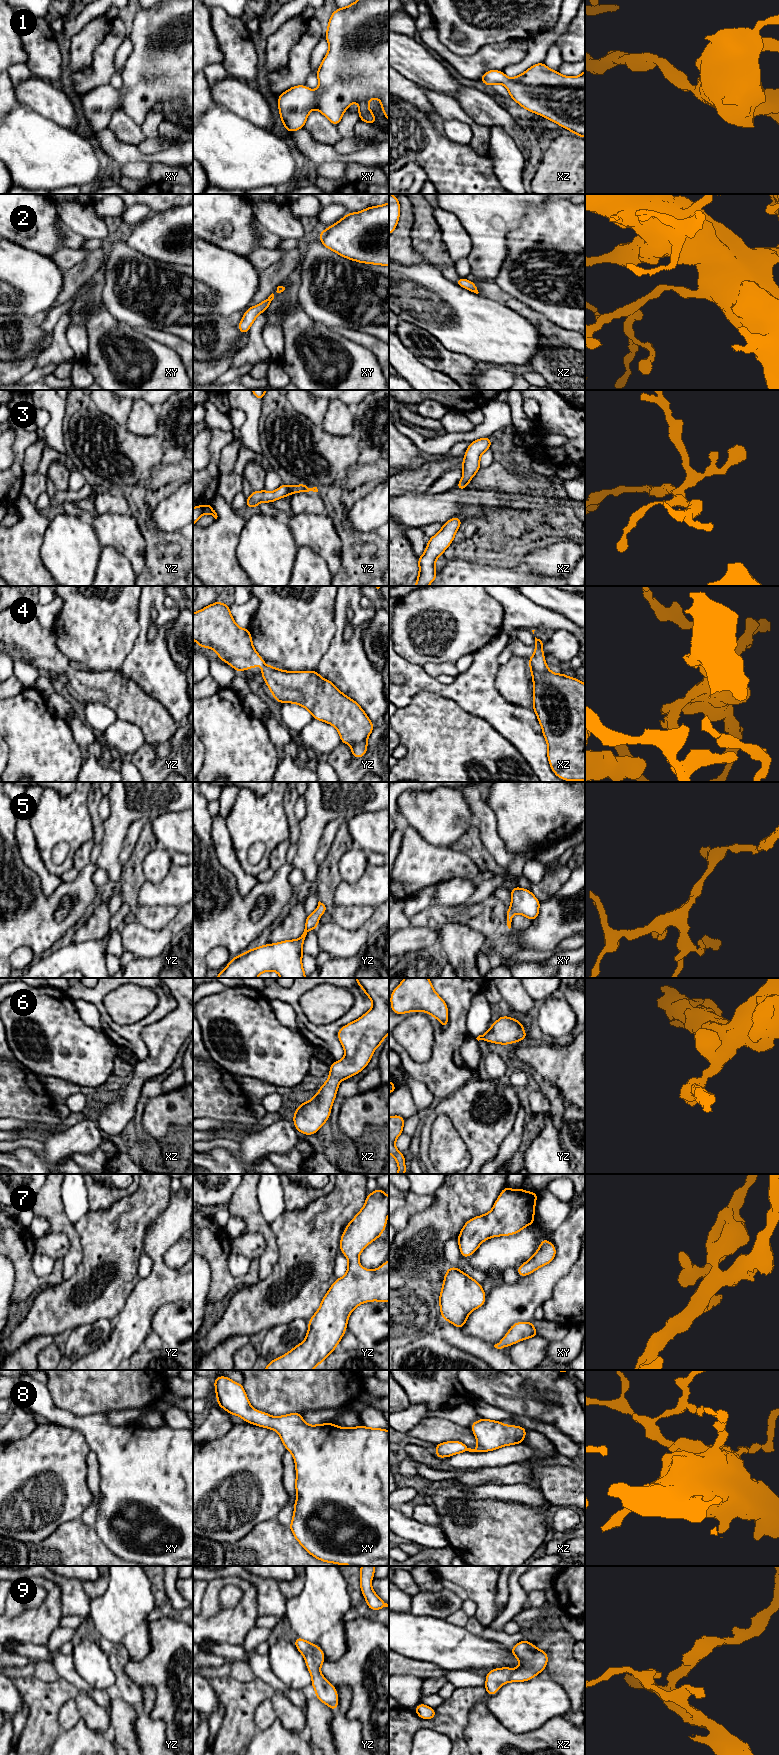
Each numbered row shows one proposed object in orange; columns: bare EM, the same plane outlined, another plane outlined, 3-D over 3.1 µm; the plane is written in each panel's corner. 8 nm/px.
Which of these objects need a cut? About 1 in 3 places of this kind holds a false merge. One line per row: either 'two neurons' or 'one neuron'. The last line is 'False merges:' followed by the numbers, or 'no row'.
1: one neuron
2: one neuron
3: one neuron
4: one neuron
5: one neuron
6: one neuron
7: one neuron
8: one neuron
9: one neuron
False merges: no row

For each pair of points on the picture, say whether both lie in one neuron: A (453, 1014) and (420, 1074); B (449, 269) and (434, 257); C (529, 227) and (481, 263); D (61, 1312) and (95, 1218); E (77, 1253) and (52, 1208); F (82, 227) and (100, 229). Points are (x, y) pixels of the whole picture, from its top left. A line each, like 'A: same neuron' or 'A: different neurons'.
A: same neuron
B: same neuron
C: different neurons
D: same neuron
E: same neuron
F: same neuron

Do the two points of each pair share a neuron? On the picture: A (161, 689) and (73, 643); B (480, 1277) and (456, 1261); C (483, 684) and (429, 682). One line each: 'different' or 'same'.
A: different
B: same
C: same

